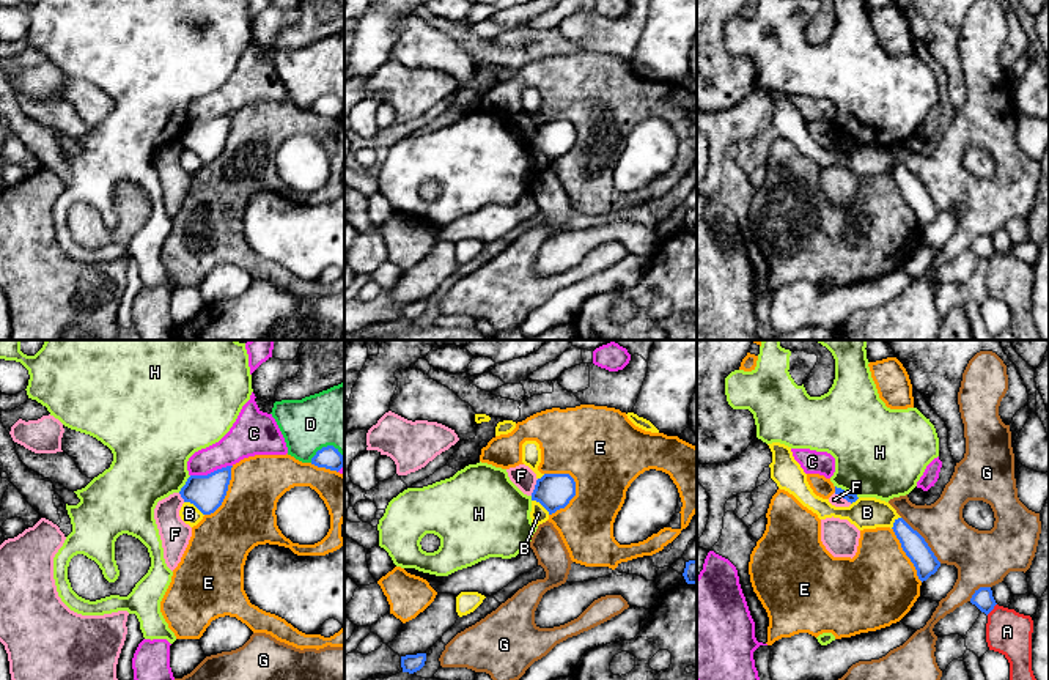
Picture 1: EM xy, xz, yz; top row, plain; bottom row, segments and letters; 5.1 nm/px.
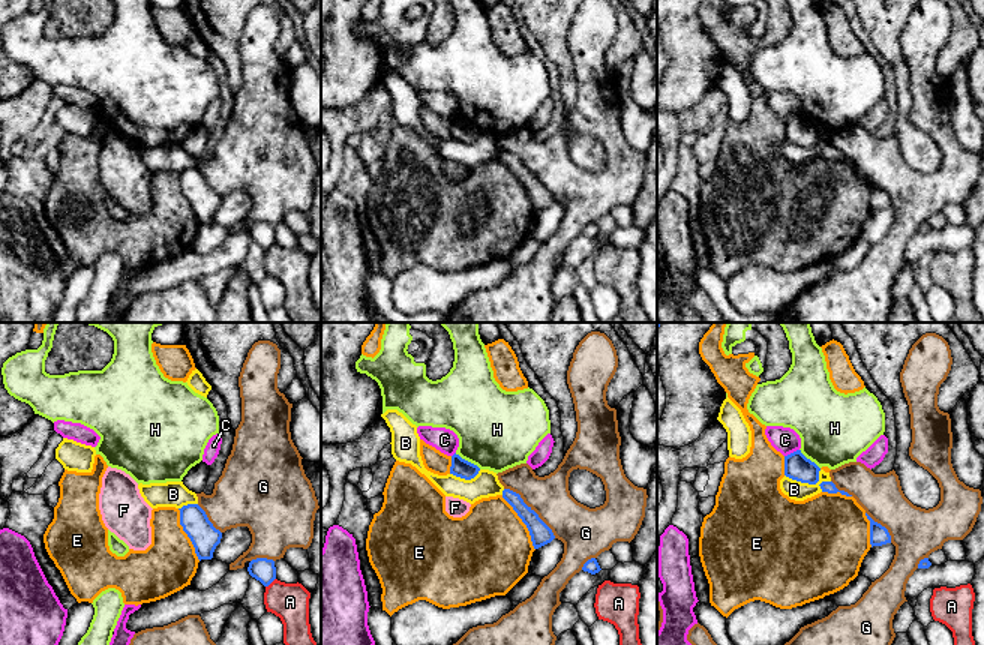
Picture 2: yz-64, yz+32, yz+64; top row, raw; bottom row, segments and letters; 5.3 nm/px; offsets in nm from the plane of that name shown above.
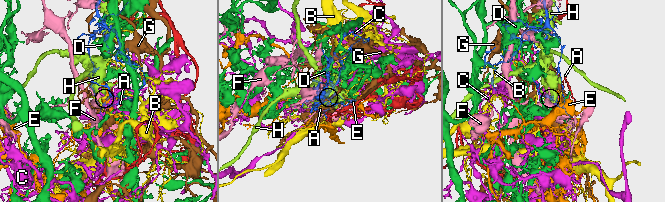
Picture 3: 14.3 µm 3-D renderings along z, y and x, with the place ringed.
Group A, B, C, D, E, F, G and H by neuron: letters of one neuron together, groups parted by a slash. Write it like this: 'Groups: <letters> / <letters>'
Groups: A / B / C / D / E / F / G / H

